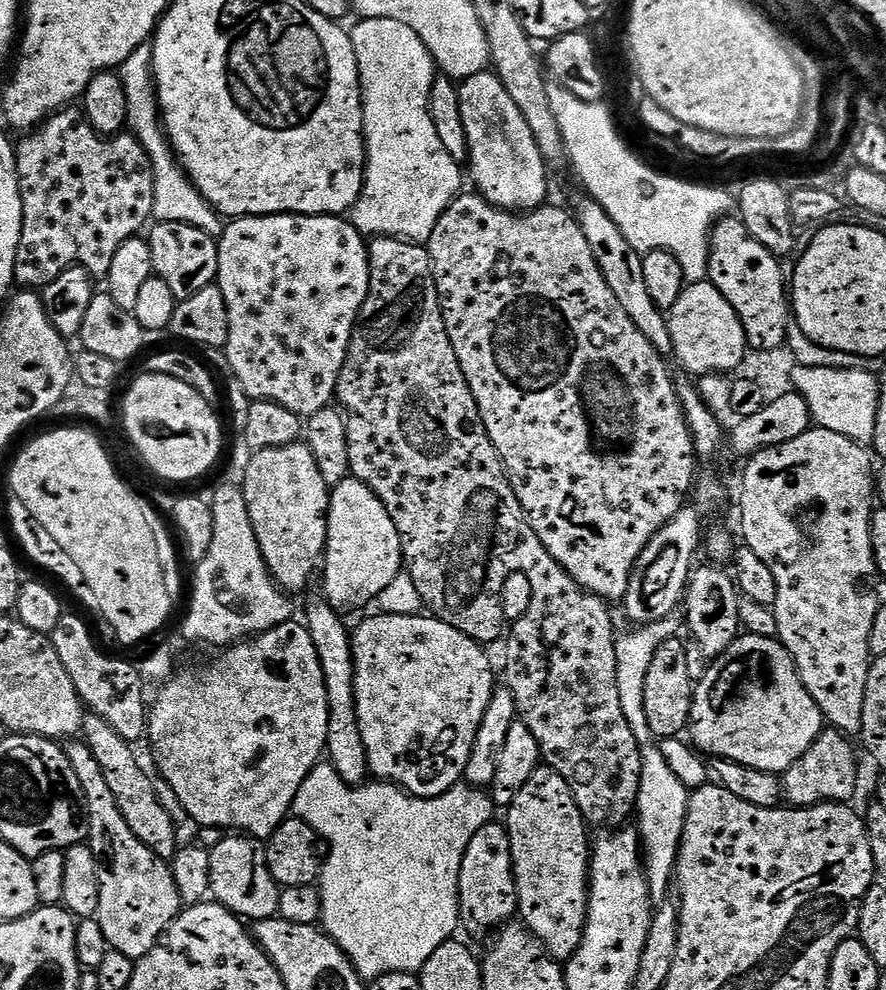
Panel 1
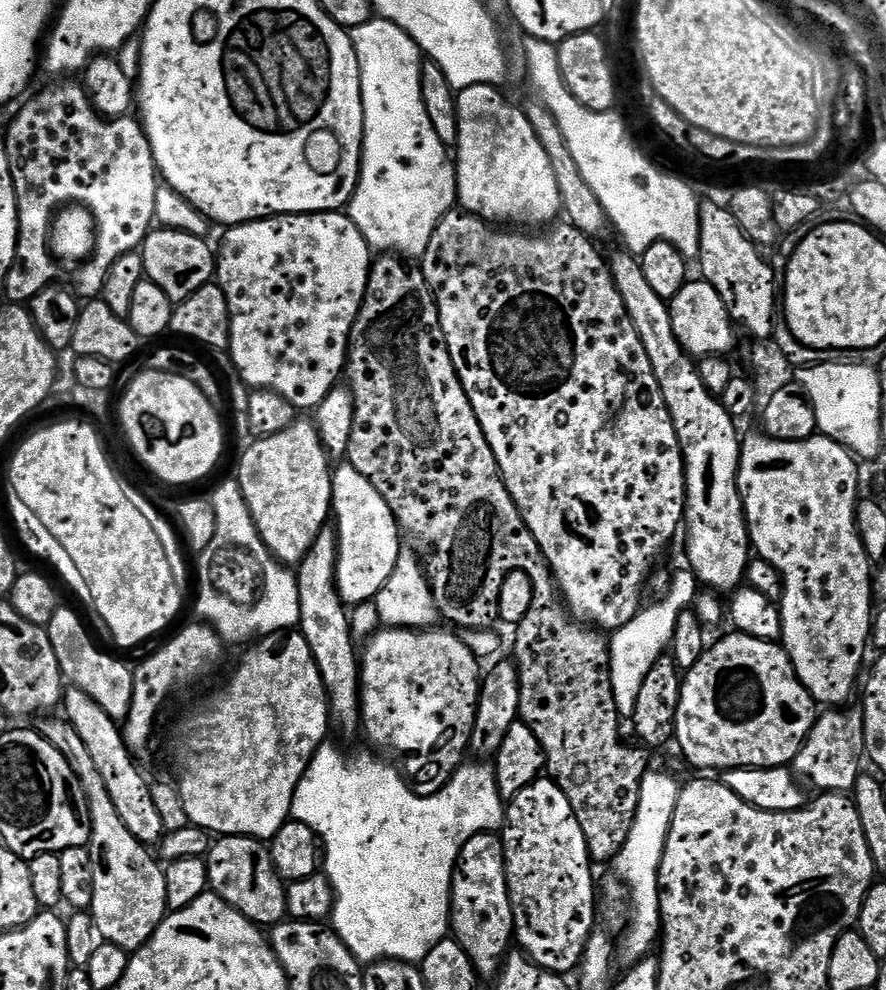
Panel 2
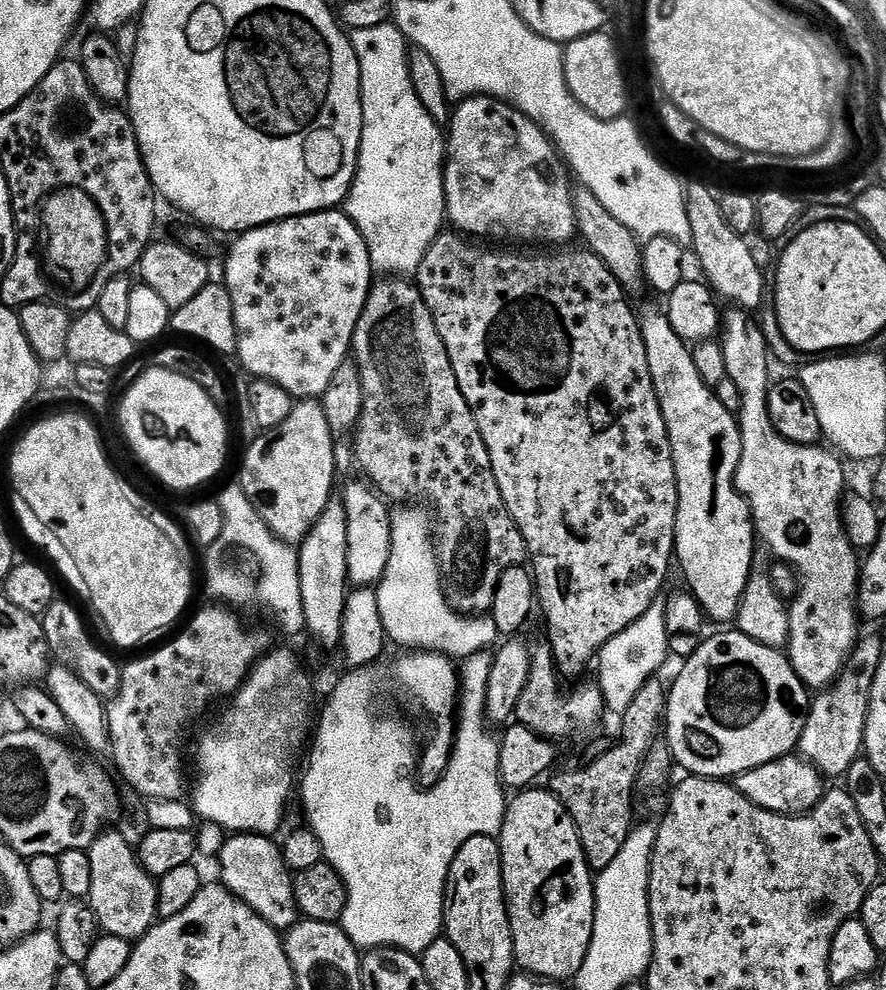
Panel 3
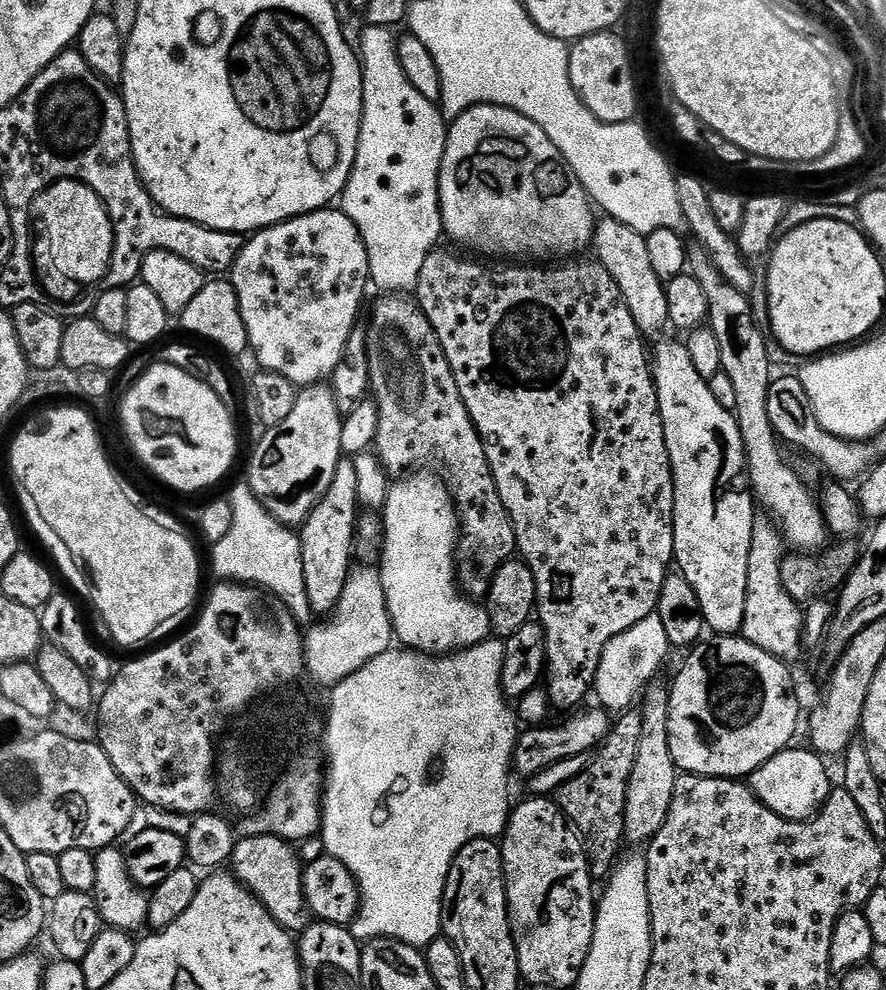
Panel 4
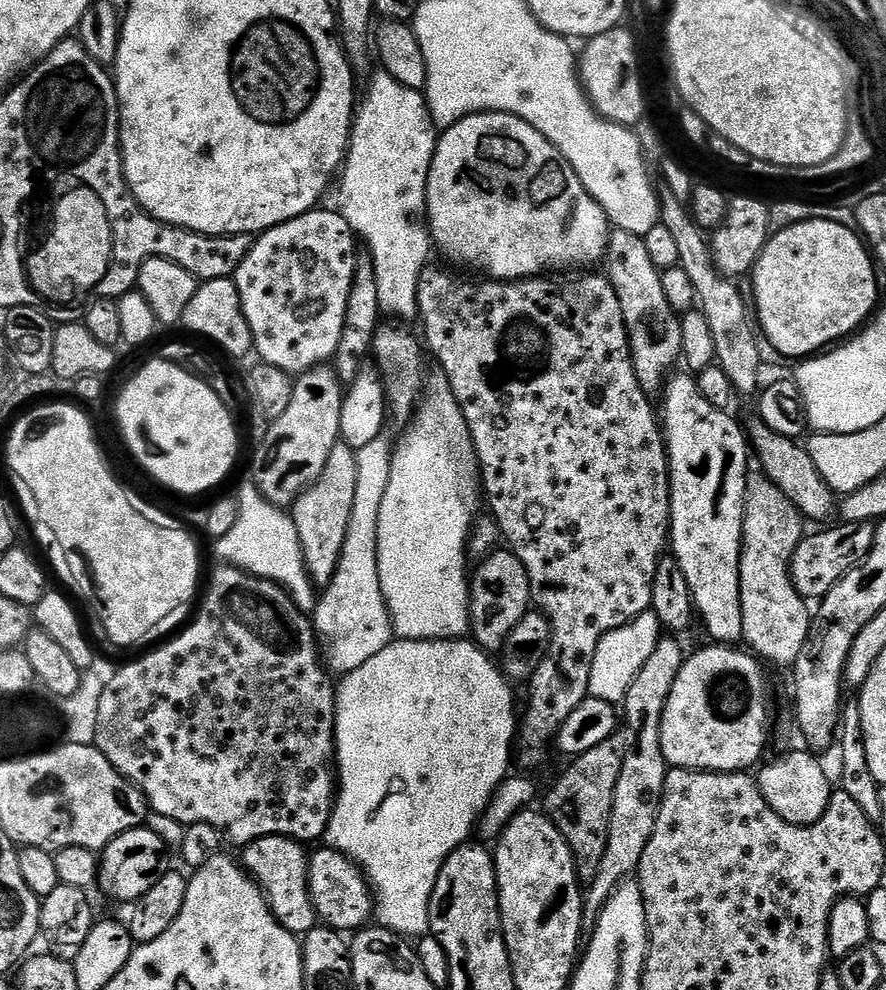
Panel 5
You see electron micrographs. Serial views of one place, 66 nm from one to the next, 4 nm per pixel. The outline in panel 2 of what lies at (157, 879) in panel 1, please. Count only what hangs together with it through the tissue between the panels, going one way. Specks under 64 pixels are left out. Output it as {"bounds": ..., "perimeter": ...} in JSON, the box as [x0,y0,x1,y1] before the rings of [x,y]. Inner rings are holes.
{"bounds":[38,718,169,954],"perimeter":[[[52,718],[39,721],[38,731],[50,741],[54,750],[58,750],[58,754],[62,754],[62,758],[66,758],[66,762],[70,762],[70,770],[74,770],[88,803],[92,836],[86,847],[90,854],[90,866],[94,866],[94,902],[90,909],[92,921],[96,924],[101,941],[131,954],[151,938],[169,913],[165,869],[161,861],[153,853],[152,857],[148,853],[151,851],[138,842],[130,830],[126,830],[122,818],[118,818],[118,810],[106,790],[106,782],[102,782],[102,774],[98,774],[90,749],[82,743],[78,730],[74,730],[72,723],[63,718],[48,719]]]}

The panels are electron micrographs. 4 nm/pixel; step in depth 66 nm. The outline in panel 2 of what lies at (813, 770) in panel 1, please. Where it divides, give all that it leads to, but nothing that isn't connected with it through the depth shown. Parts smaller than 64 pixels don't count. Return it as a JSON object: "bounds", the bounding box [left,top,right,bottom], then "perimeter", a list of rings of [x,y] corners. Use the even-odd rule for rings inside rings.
{"bounds":[794,710,865,793],"perimeter":[[[824,710],[817,715],[814,726],[806,742],[798,750],[794,761],[794,771],[801,781],[820,788],[821,793],[853,791],[857,777],[862,774],[860,759],[865,759],[864,713],[844,712],[848,710]]]}

